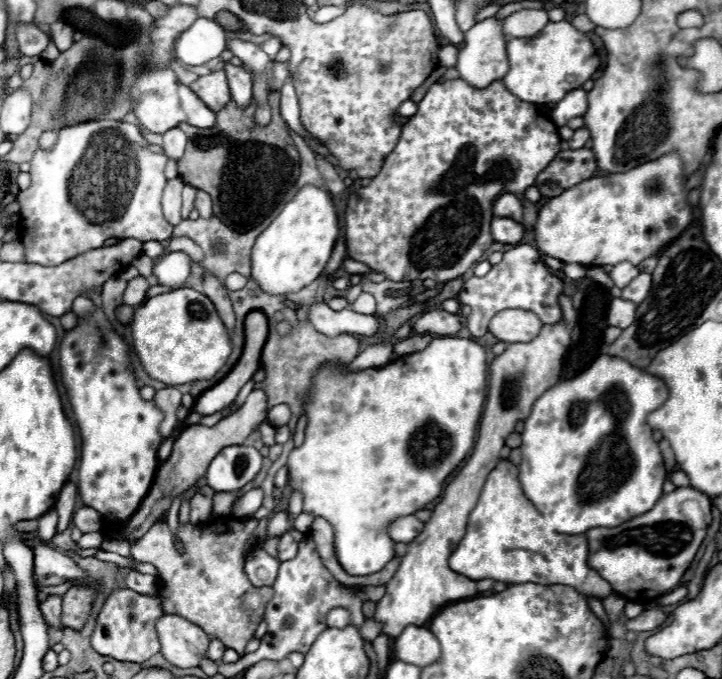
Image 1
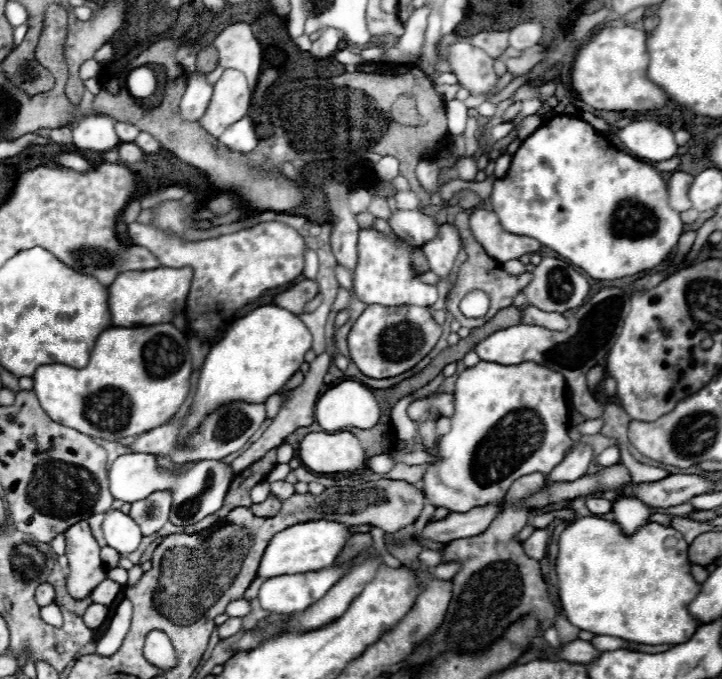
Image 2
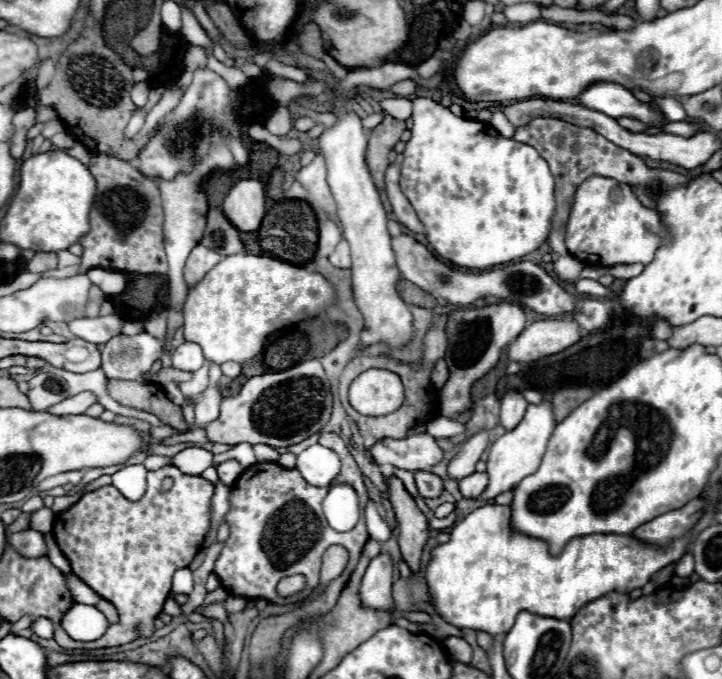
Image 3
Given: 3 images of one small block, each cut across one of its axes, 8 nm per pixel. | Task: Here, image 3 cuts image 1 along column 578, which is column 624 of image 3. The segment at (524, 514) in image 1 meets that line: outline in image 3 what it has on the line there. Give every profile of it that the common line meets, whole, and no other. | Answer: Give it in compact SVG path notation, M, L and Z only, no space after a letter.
M486 504L456 522L450 530L450 540L438 544L432 550L430 562L424 568L424 582L432 596L434 612L444 622L456 628L488 632L490 636L506 636L510 632L510 626L514 624L516 614L522 610L538 616L570 620L588 602L602 598L608 592L632 592L634 588L642 588L658 570L672 562L678 562L690 540L688 532L682 538L674 540L666 550L658 550L644 542L638 542L630 534L590 534L570 540L560 556L550 556L546 542L512 532L508 526L508 516L508 506Z

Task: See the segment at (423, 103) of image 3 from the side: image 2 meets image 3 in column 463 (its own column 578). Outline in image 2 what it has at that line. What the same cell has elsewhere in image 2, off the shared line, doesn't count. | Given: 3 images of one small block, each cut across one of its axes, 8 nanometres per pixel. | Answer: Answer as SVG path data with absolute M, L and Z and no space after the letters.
M556 116L528 136L514 152L506 176L494 182L490 200L504 230L536 238L596 280L616 280L658 266L684 232L680 212L668 206L660 172L616 150L576 116Z

